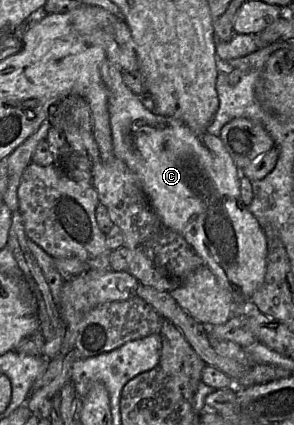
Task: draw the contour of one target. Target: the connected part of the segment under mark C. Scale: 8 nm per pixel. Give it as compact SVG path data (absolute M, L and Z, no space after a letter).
M105 59L101 63L100 75L102 82L104 83L108 92L108 109L110 115L114 155L122 160L128 166L128 168L138 177L153 211L162 221L162 223L166 227L180 234L187 241L187 243L201 257L204 265L210 269L218 282L232 294L233 300L250 301L254 292L259 288L259 286L265 279L268 254L267 238L257 218L248 210L248 208L243 204L241 200L241 170L234 163L220 136L215 136L208 132L205 132L203 134L196 134L182 121L159 115L158 113L146 108L141 102L140 98L124 84L122 68L119 65L111 62L110 60Z

